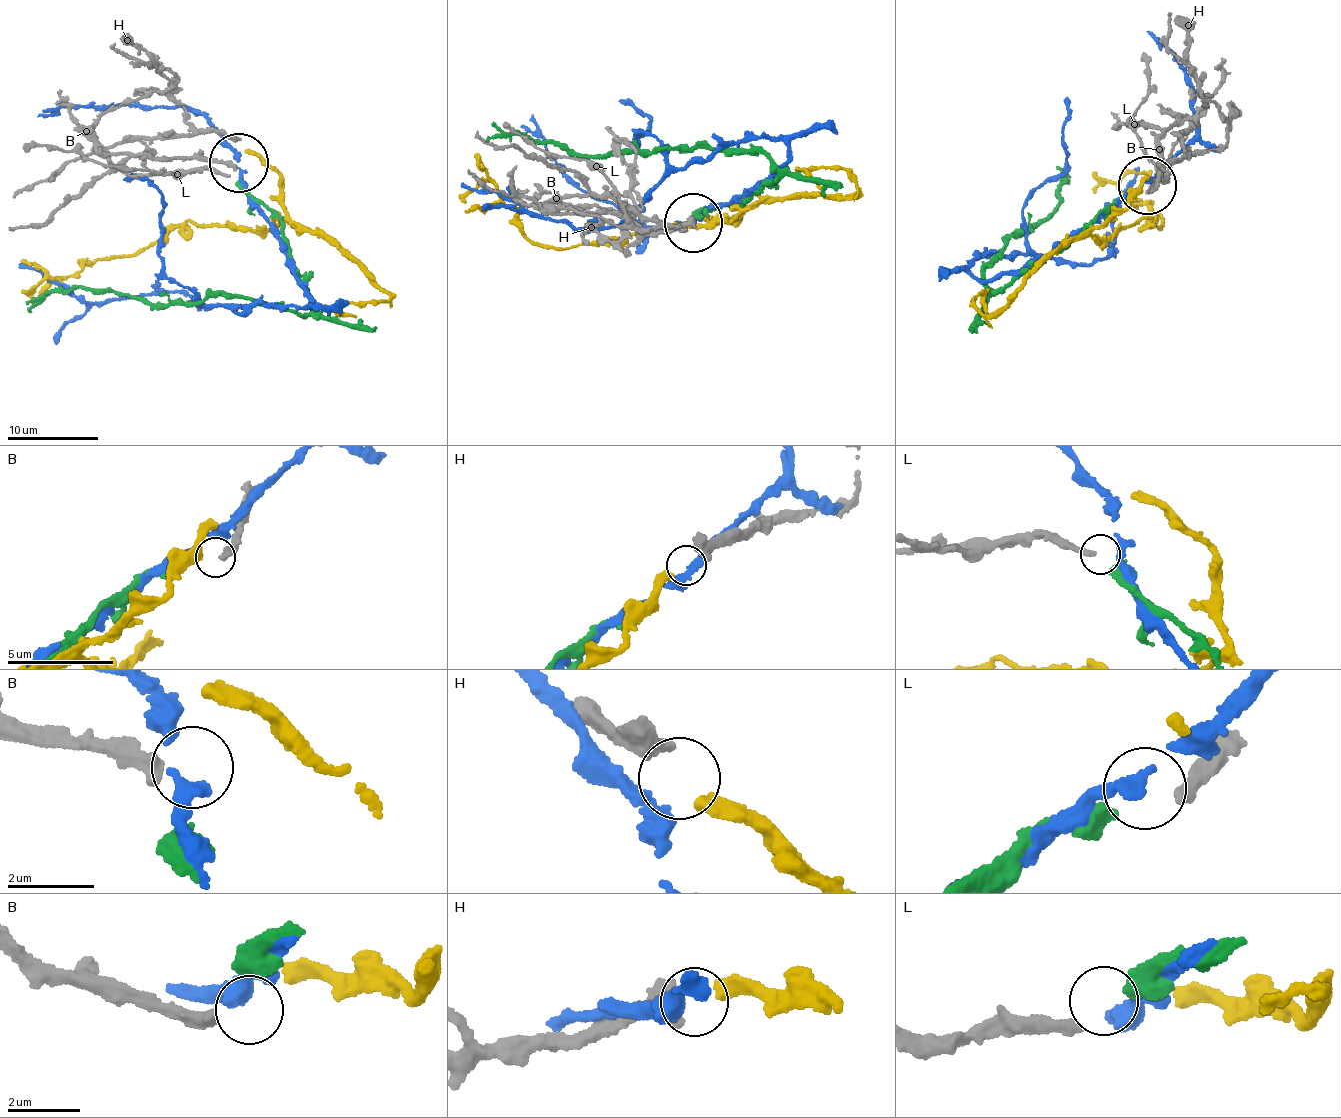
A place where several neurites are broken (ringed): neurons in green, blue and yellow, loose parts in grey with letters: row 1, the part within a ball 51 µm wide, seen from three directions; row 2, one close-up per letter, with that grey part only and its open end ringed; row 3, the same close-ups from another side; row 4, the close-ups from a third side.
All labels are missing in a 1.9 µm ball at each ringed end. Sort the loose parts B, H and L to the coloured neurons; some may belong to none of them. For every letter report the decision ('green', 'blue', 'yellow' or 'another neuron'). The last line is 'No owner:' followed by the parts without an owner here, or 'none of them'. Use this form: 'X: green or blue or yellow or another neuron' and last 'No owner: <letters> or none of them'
B: another neuron
H: yellow
L: green
No owner: B

